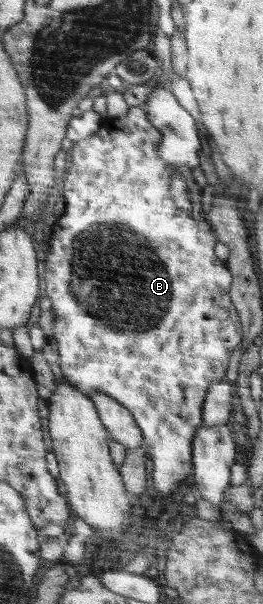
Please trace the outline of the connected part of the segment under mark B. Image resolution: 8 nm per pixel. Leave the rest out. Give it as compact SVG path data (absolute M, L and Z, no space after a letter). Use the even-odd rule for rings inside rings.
M131 107L125 116L107 116L100 121L98 131L93 135L73 143L68 152L68 170L61 181L64 190L66 210L51 230L50 251L45 260L45 295L52 301L52 309L56 313L53 320L53 336L57 340L57 351L62 377L83 393L101 392L109 394L120 402L136 417L137 425L144 431L145 442L149 447L151 459L155 464L152 485L159 498L167 496L177 489L179 481L189 477L193 472L192 443L202 423L202 406L210 385L219 383L227 371L229 357L241 343L241 322L235 306L229 301L229 285L231 272L227 271L223 260L213 255L213 231L210 223L203 219L204 205L201 205L201 187L193 181L192 169L187 166L171 167L159 154L162 133L149 121L144 107ZM179 172L185 178L192 211L187 213L179 209L169 193L169 179Z

